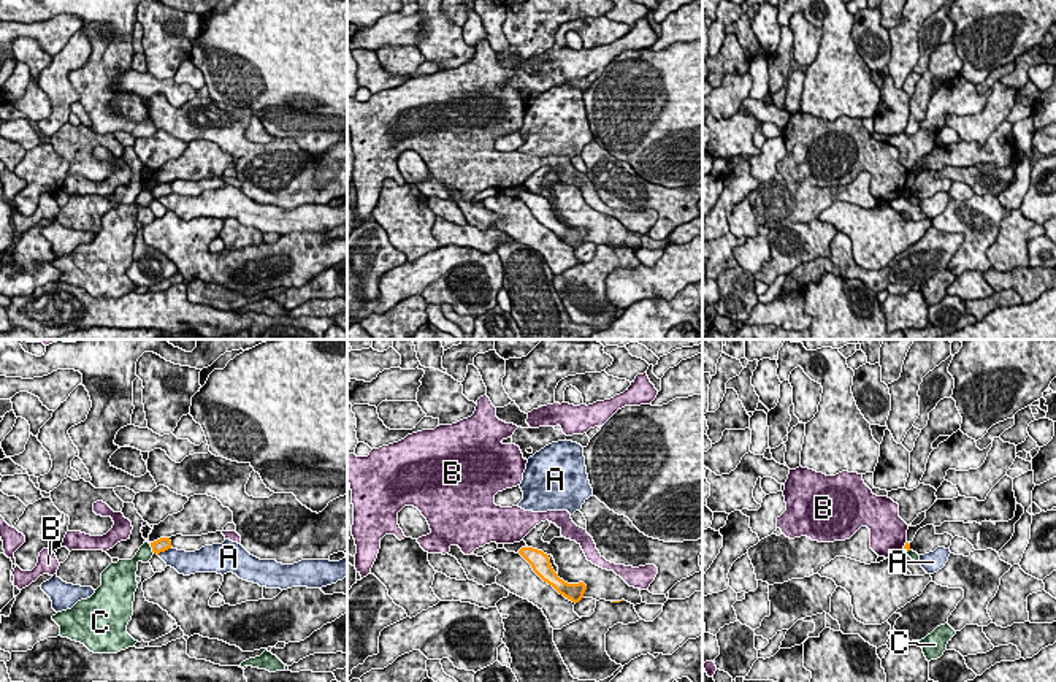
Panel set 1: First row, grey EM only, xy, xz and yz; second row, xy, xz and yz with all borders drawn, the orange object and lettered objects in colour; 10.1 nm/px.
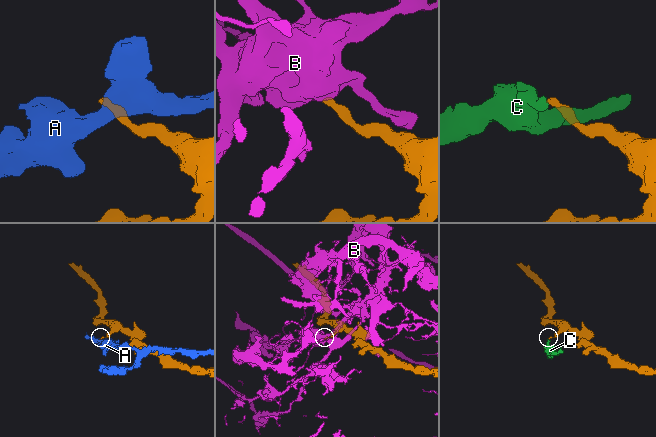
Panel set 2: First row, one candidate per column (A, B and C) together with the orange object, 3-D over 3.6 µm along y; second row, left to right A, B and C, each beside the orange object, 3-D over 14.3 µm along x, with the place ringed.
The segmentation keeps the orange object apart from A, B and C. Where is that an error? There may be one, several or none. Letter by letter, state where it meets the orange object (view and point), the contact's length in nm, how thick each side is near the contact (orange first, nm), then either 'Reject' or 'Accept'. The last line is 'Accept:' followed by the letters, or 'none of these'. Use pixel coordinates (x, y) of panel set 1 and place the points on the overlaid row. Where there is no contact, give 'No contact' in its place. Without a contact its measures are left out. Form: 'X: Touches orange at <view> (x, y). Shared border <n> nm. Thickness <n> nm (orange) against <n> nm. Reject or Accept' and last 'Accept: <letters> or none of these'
A: Touches orange at xy (164, 551). Shared border 170 nm. Thickness 140 nm (orange) against 220 nm. Reject
B: Touches orange at yz (904, 546). Shared border 100 nm. Thickness 60 nm (orange) against 380 nm. Reject
C: Touches orange at xy (153, 549). Shared border 110 nm. Thickness 140 nm (orange) against 160 nm. Reject
Accept: none of these

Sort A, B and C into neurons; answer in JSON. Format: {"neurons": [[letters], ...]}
{"neurons": [["A"], ["B"], ["C"]]}

